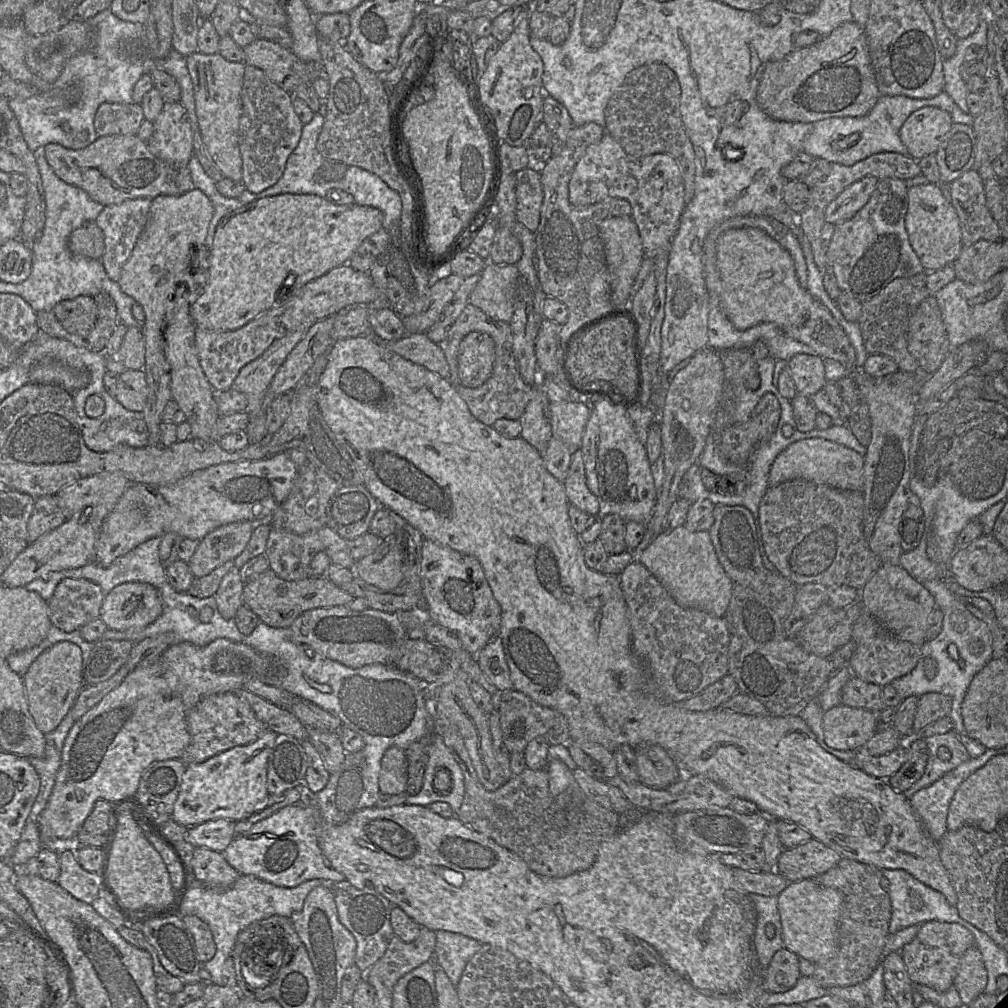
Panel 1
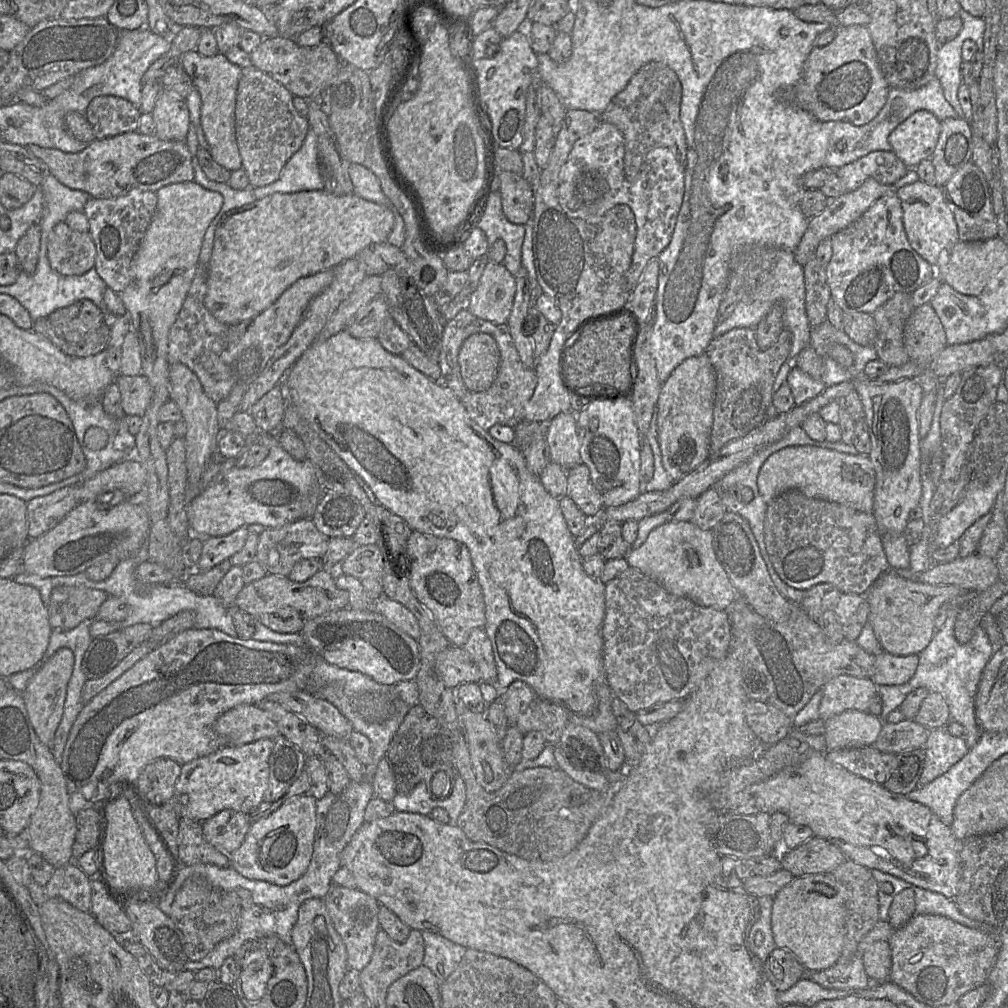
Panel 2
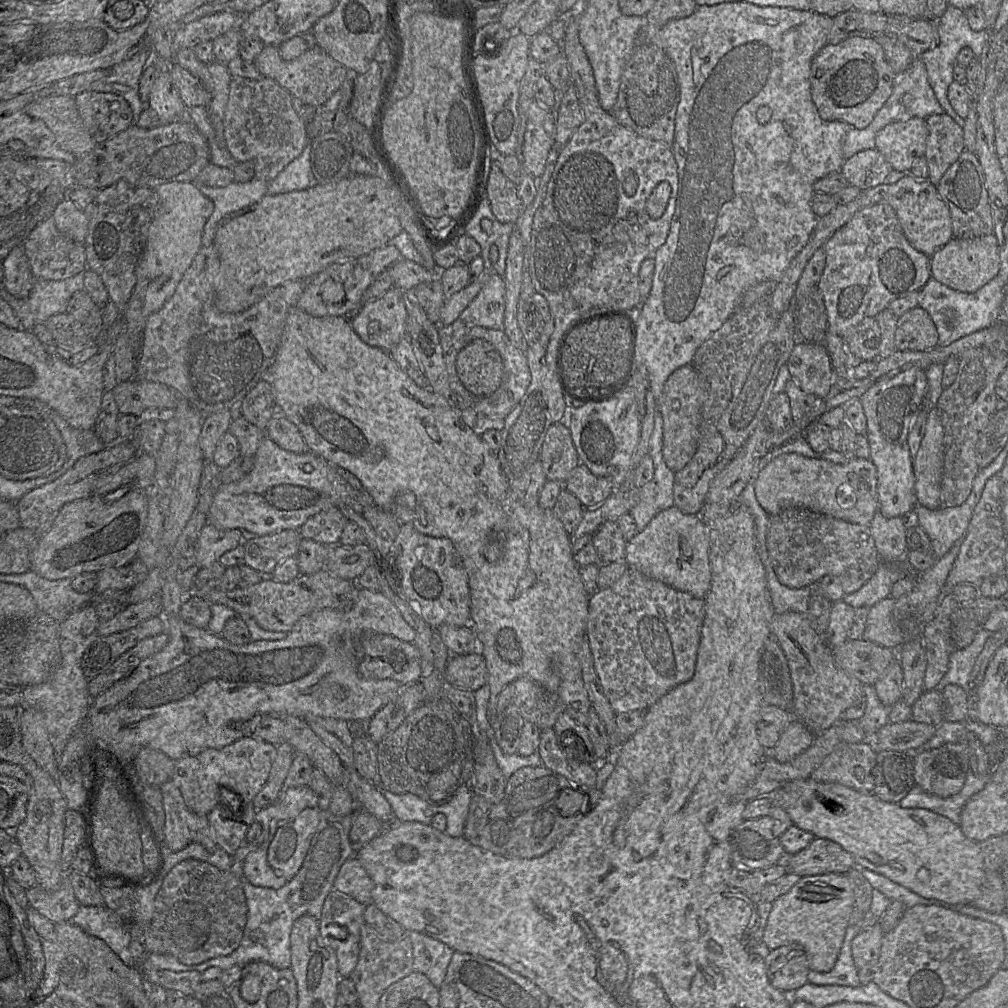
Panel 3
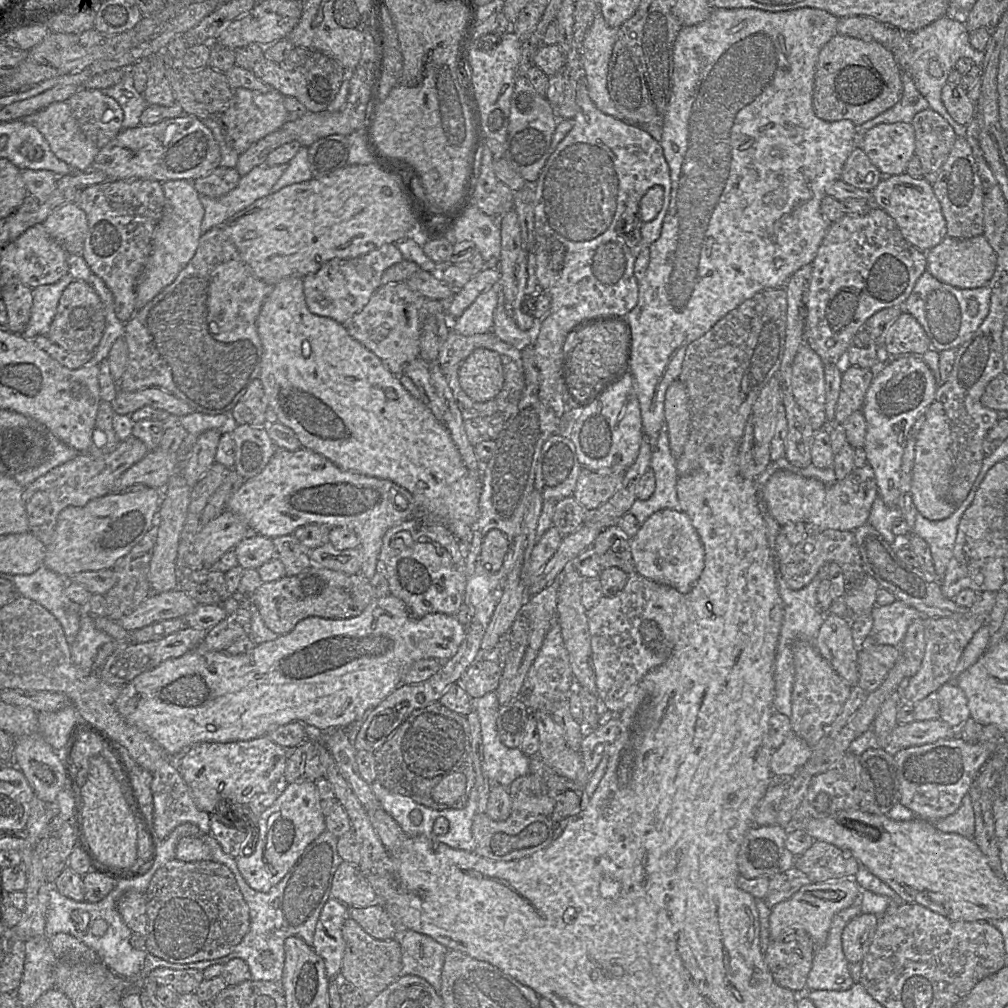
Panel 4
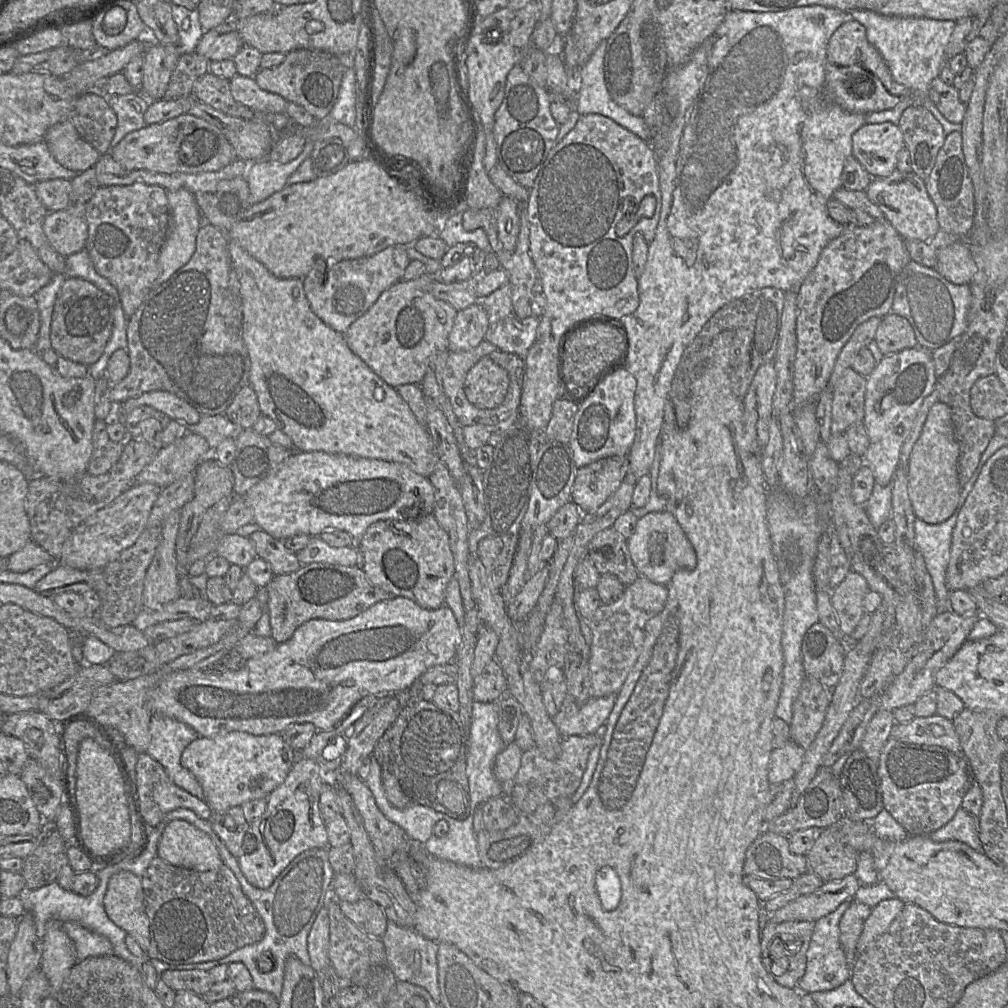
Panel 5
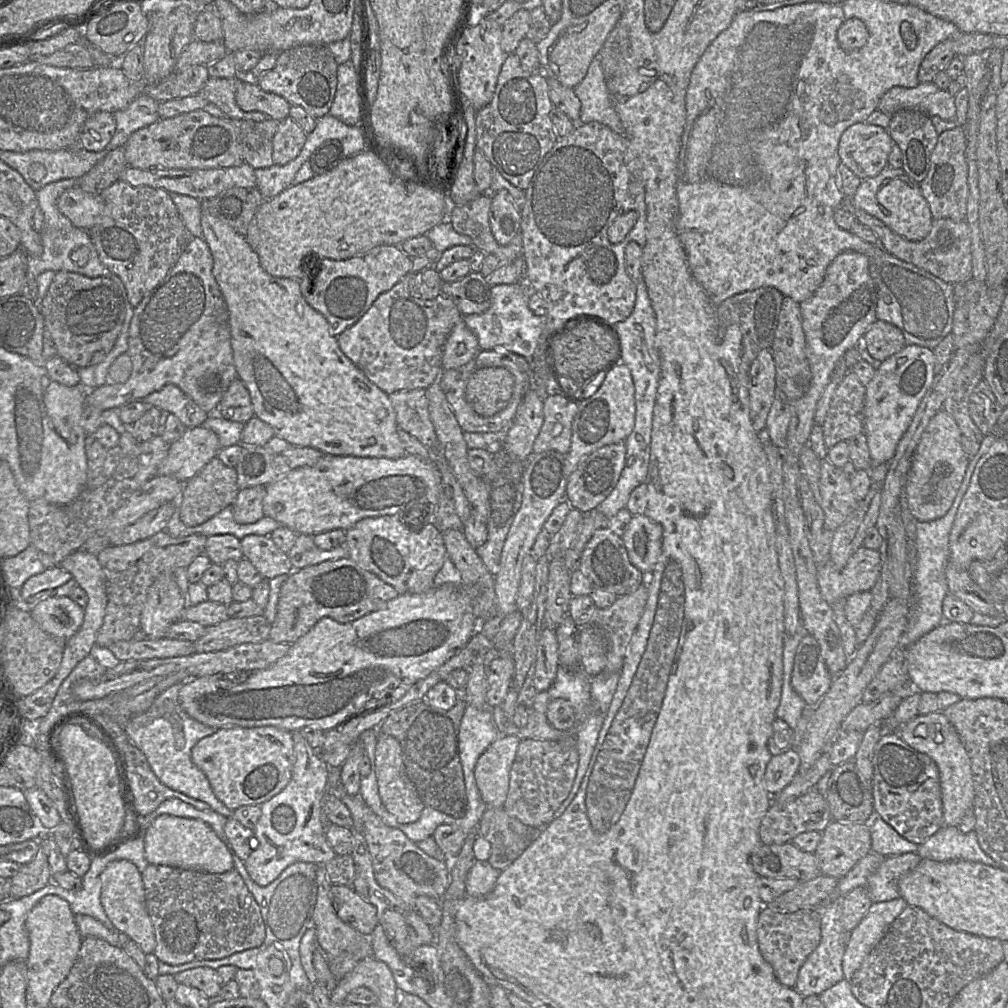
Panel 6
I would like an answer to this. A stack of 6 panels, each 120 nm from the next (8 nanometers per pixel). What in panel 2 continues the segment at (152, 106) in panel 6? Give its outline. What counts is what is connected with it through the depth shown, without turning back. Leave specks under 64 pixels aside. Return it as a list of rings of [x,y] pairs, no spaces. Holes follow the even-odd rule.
[[[147,27],[134,30],[119,31],[118,42],[112,55],[103,63],[84,69],[74,76],[70,89],[59,96],[48,99],[43,113],[52,125],[62,126],[65,116],[70,112],[85,115],[91,100],[97,96],[112,95],[124,98],[137,109],[141,104],[141,79],[149,66],[158,58],[165,55],[171,47],[171,37],[163,37],[151,32]]]

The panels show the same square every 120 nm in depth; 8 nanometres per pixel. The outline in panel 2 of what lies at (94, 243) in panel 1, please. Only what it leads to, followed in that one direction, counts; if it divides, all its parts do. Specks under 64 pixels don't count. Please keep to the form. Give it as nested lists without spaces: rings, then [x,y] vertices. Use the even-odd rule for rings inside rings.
[[[65,222],[58,223],[48,237],[47,257],[53,270],[61,275],[83,275],[95,266],[96,246],[89,232],[78,232]]]

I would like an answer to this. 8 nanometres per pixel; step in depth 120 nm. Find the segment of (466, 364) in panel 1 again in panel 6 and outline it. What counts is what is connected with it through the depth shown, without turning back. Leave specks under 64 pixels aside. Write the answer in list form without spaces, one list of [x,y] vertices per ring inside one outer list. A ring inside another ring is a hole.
[[[476,368],[467,381],[465,397],[477,414],[491,417],[507,406],[513,387],[514,377],[506,368]]]

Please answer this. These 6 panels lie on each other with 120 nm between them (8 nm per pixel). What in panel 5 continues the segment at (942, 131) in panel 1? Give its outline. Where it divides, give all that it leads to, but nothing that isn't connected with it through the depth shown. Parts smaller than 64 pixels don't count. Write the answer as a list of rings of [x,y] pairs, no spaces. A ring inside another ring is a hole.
[[[891,122],[865,123],[852,136],[852,155],[873,178],[891,175],[896,170],[897,156],[903,148],[905,148],[903,134],[898,125]]]

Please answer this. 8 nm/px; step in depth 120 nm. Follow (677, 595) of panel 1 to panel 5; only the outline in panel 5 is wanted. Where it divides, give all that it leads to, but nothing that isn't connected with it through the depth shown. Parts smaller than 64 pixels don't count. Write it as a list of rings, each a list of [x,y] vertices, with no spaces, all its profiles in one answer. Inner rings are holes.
[[[667,511],[651,512],[637,520],[627,546],[640,576],[667,585],[677,570],[693,570],[697,565],[695,549],[673,514]]]

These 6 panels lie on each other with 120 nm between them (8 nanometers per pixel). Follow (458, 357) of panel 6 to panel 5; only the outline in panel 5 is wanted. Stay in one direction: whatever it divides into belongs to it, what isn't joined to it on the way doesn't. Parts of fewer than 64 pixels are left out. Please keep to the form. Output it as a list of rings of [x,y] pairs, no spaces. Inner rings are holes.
[[[481,302],[457,311],[448,337],[449,352],[467,351],[484,339],[488,328],[488,315]]]

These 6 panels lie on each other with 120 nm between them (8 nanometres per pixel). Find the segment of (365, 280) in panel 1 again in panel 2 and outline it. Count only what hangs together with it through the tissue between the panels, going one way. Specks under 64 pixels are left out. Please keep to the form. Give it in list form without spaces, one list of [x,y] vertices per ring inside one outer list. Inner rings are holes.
[[[199,262],[183,306],[169,331],[169,364],[181,363],[187,366],[198,377],[205,394],[213,402],[220,403],[234,386],[249,386],[260,375],[275,351],[289,340],[310,301],[323,292],[333,278],[333,269],[302,277],[257,316],[239,324],[228,325],[217,321],[204,305],[208,266]]]

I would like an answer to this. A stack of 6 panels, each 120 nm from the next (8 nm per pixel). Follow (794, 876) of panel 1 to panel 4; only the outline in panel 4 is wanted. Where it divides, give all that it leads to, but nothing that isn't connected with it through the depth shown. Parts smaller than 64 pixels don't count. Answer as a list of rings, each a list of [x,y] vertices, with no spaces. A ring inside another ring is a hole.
[[[815,840],[812,846],[796,858],[795,870],[808,877],[811,883],[854,879],[860,868],[858,860],[849,852],[825,841]]]

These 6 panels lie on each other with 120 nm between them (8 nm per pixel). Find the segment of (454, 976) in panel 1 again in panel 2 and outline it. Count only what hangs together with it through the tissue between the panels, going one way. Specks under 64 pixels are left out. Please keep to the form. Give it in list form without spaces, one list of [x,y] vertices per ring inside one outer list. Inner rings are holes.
[[[421,932],[425,947],[422,965],[428,967],[439,982],[444,982],[455,971],[467,948],[437,933]]]

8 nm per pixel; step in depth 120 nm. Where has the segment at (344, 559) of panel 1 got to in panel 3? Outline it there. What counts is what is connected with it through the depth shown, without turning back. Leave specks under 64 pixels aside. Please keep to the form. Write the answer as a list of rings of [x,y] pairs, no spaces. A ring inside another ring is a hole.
[[[287,529],[246,540],[245,564],[271,577],[281,561],[297,554],[302,539],[299,529]]]

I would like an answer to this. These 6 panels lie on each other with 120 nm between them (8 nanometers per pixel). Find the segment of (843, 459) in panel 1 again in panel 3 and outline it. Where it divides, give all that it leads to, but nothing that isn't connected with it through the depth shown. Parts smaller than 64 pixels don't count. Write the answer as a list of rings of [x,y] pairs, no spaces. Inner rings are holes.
[[[796,453],[782,454],[760,470],[754,490],[759,504],[770,516],[786,508],[799,507],[869,526],[879,510],[876,467],[870,459],[858,457],[836,464]]]

